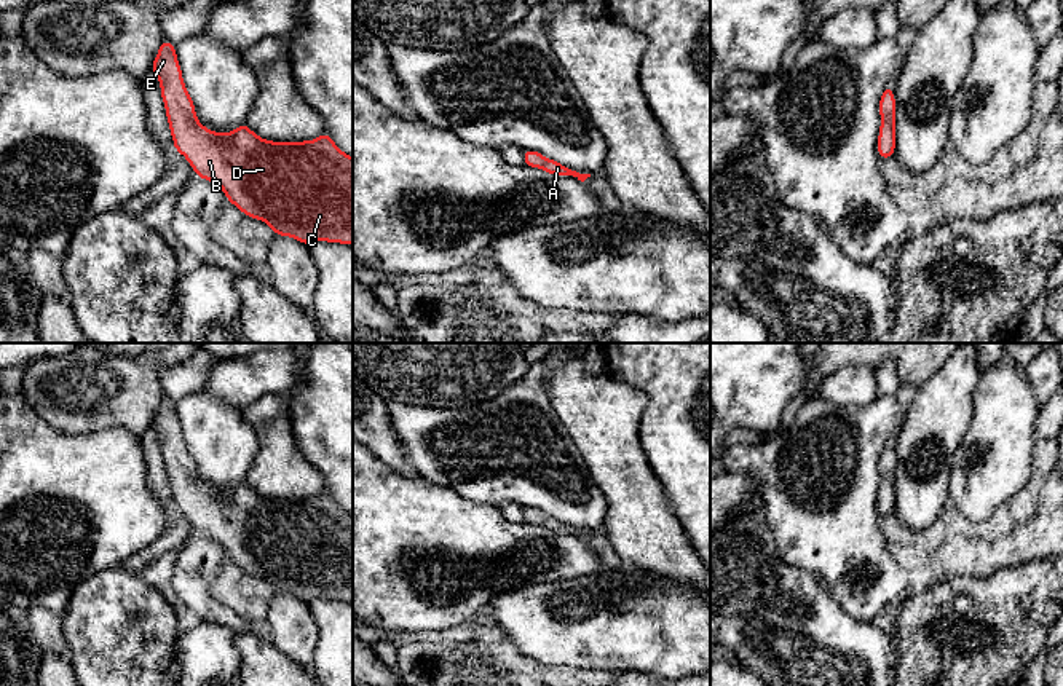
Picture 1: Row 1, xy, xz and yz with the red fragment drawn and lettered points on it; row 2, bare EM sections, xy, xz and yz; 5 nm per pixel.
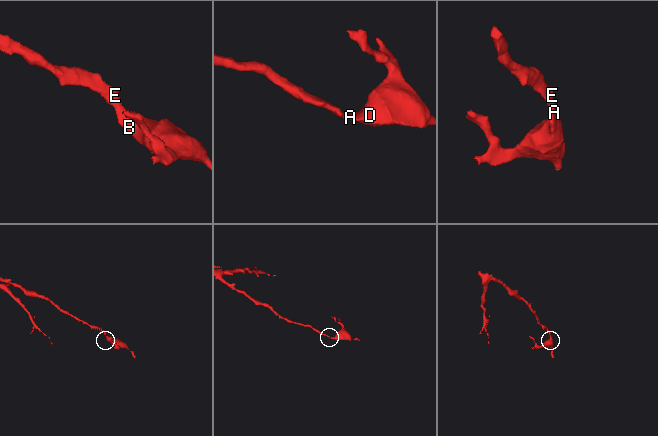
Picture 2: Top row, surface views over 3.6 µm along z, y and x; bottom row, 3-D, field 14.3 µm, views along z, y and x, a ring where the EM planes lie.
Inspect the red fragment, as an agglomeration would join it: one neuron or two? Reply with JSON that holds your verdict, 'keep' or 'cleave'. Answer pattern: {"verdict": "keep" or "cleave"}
{"verdict": "keep"}

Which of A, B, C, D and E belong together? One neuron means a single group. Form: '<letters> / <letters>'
A B C D E

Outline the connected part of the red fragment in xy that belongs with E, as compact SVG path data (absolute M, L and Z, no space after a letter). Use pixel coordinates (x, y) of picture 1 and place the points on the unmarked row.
M161 399L150 428L161 444L174 506L187 515L198 534L217 541L231 562L267 579L275 592L290 593L306 603L314 598L353 603L353 515L327 490L305 499L265 498L246 480L233 490L214 490L196 475L172 400Z

